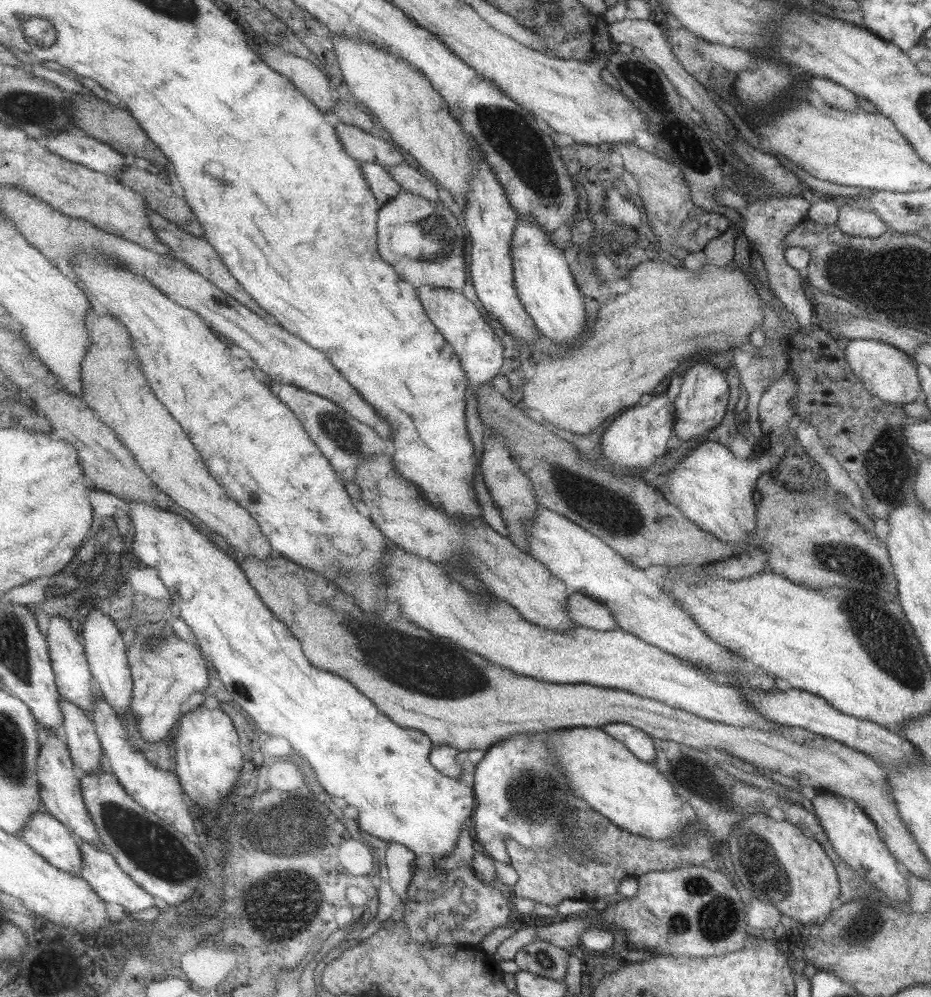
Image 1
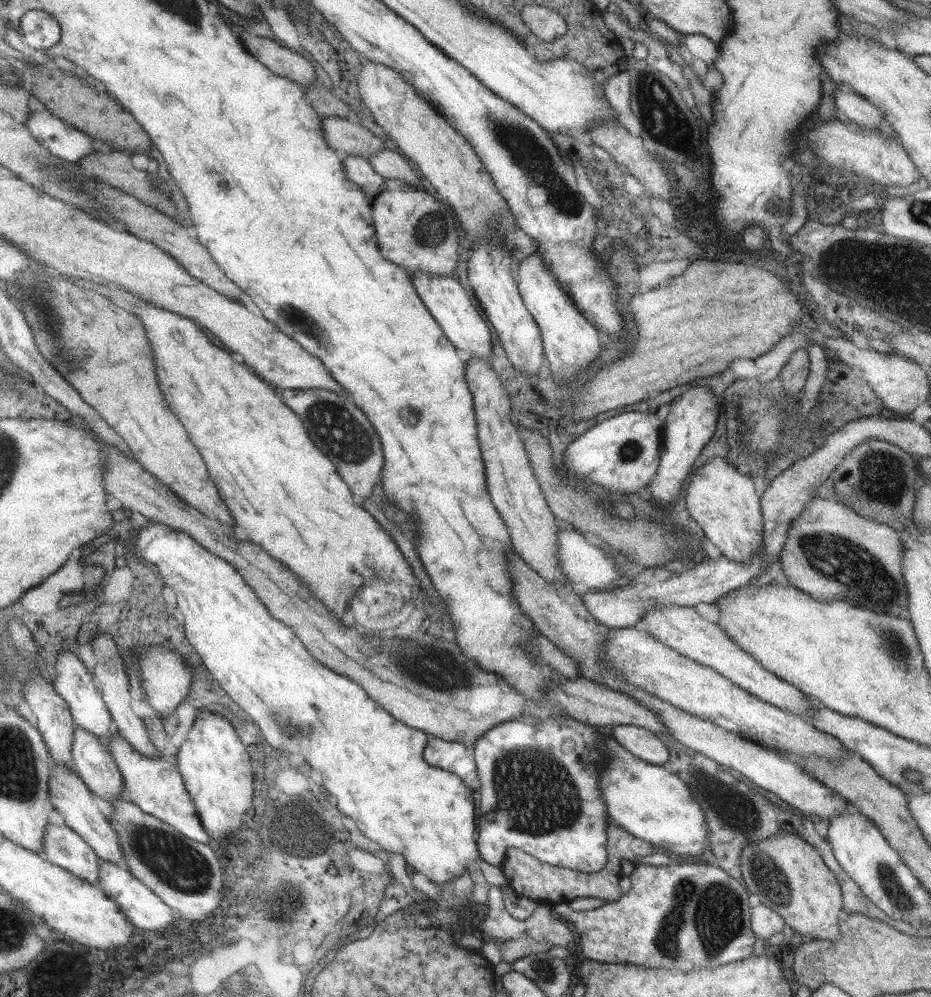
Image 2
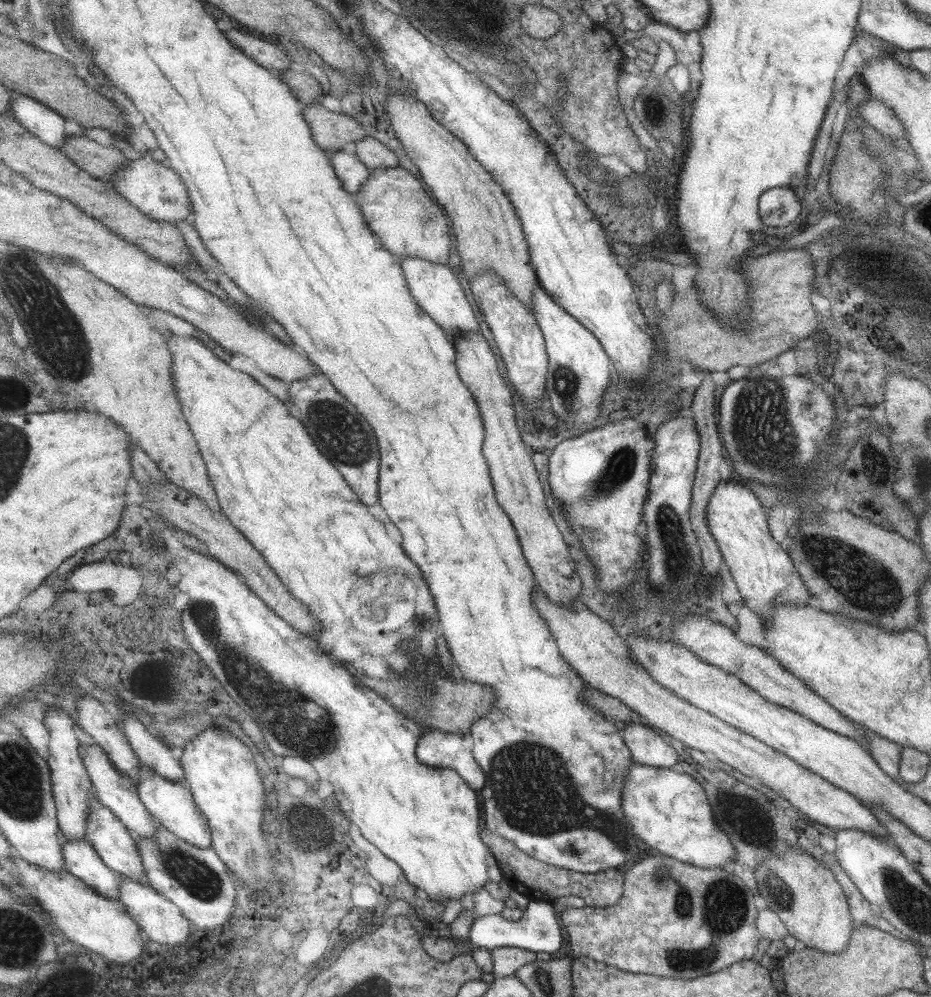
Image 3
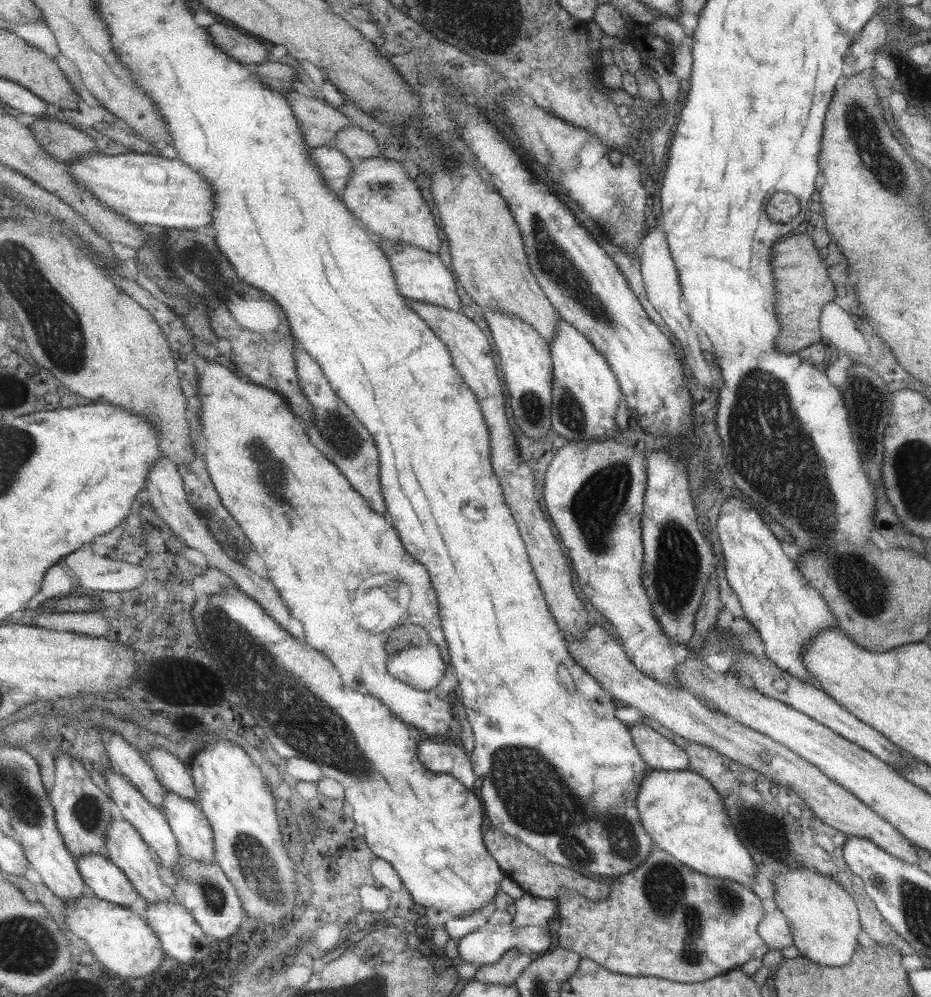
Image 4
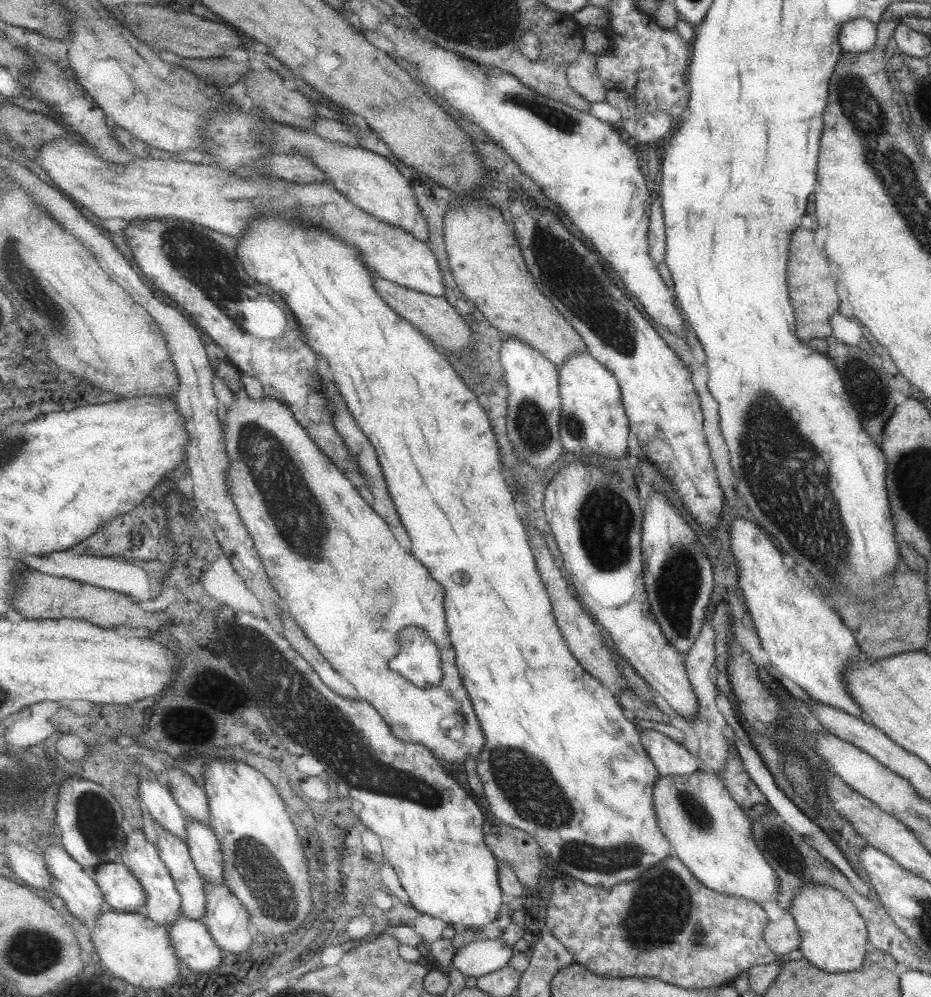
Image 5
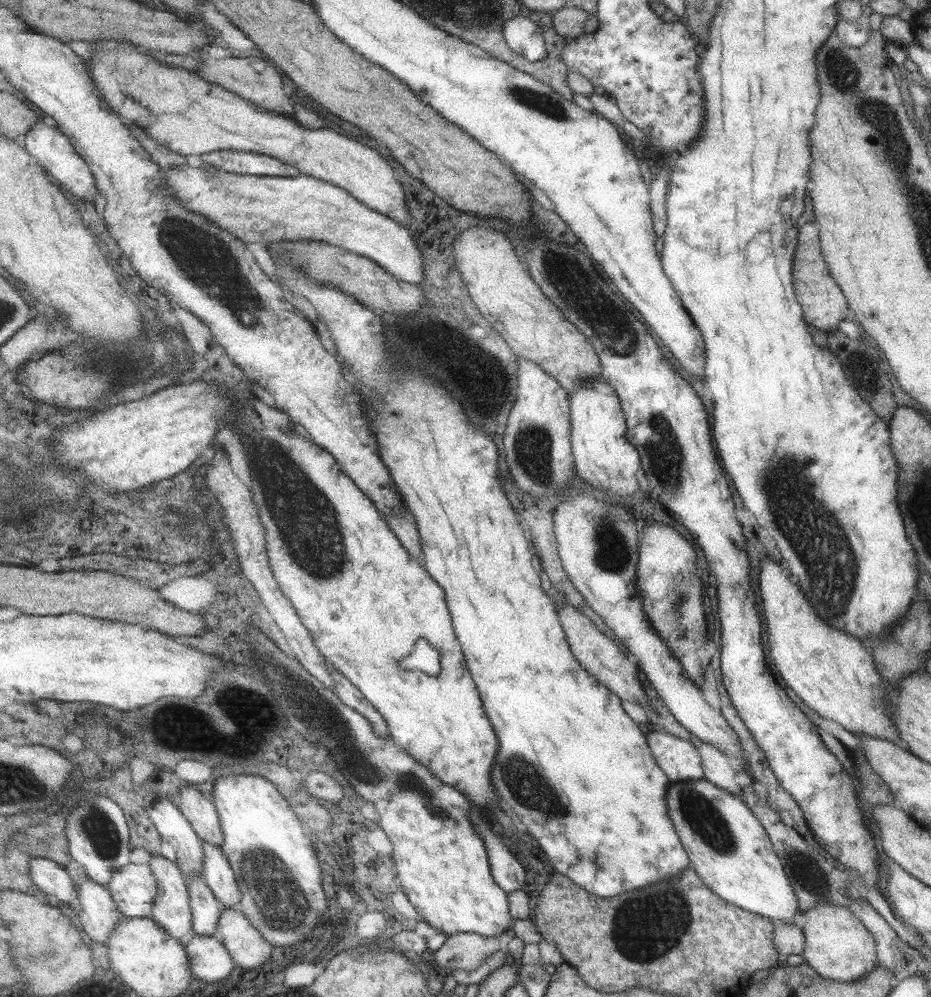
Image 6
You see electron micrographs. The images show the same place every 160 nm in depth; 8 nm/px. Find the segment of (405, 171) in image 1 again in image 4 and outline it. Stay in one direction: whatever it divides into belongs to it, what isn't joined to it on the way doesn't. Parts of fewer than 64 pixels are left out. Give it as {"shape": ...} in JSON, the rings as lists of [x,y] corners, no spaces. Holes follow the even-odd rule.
{"shape":[[[356,124],[342,128],[331,146],[342,150],[345,156],[355,161],[382,156],[377,138]]]}

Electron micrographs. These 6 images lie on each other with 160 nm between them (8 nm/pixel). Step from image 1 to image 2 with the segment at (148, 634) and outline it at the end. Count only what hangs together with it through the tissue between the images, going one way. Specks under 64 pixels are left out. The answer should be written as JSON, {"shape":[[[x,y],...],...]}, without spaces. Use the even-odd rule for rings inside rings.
{"shape":[[[167,648],[146,650],[141,659],[142,677],[144,678],[143,688],[141,688],[142,700],[153,708],[156,716],[175,714],[177,706],[188,697],[190,686],[194,683],[192,677],[194,674],[191,674],[181,654],[174,650],[167,650]]]}

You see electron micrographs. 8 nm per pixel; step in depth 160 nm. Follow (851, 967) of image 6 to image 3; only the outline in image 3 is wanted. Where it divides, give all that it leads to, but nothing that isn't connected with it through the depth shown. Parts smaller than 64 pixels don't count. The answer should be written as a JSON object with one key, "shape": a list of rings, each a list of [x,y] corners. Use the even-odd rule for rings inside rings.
{"shape":[[[790,850],[781,856],[766,858],[754,870],[759,894],[786,926],[788,934],[807,948],[837,954],[845,952],[854,929],[848,900],[838,880],[826,864],[801,850]]]}

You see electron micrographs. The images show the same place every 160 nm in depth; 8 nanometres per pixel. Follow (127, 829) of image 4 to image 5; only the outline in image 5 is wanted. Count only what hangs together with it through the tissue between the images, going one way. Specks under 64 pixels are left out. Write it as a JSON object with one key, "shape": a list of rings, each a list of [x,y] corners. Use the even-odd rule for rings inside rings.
{"shape":[[[134,830],[126,836],[126,845],[122,850],[123,863],[132,868],[134,875],[140,878],[148,892],[147,915],[151,920],[156,921],[161,926],[172,926],[182,915],[184,908],[183,897],[177,888],[176,880],[164,858],[160,855],[157,845],[152,844],[145,838],[142,830]]]}

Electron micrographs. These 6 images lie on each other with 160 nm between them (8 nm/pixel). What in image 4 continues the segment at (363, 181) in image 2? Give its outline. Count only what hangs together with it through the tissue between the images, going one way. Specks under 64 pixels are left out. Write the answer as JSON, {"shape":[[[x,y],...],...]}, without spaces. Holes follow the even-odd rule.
{"shape":[[[327,145],[312,147],[310,154],[330,190],[341,195],[357,161],[345,156],[342,150]]]}

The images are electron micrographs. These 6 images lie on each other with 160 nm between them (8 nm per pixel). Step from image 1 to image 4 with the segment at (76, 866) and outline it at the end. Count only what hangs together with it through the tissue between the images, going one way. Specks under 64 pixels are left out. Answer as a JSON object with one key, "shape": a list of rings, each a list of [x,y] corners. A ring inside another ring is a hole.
{"shape":[[[88,854],[79,858],[78,863],[90,892],[101,900],[126,907],[139,898],[132,880],[106,854]]]}

